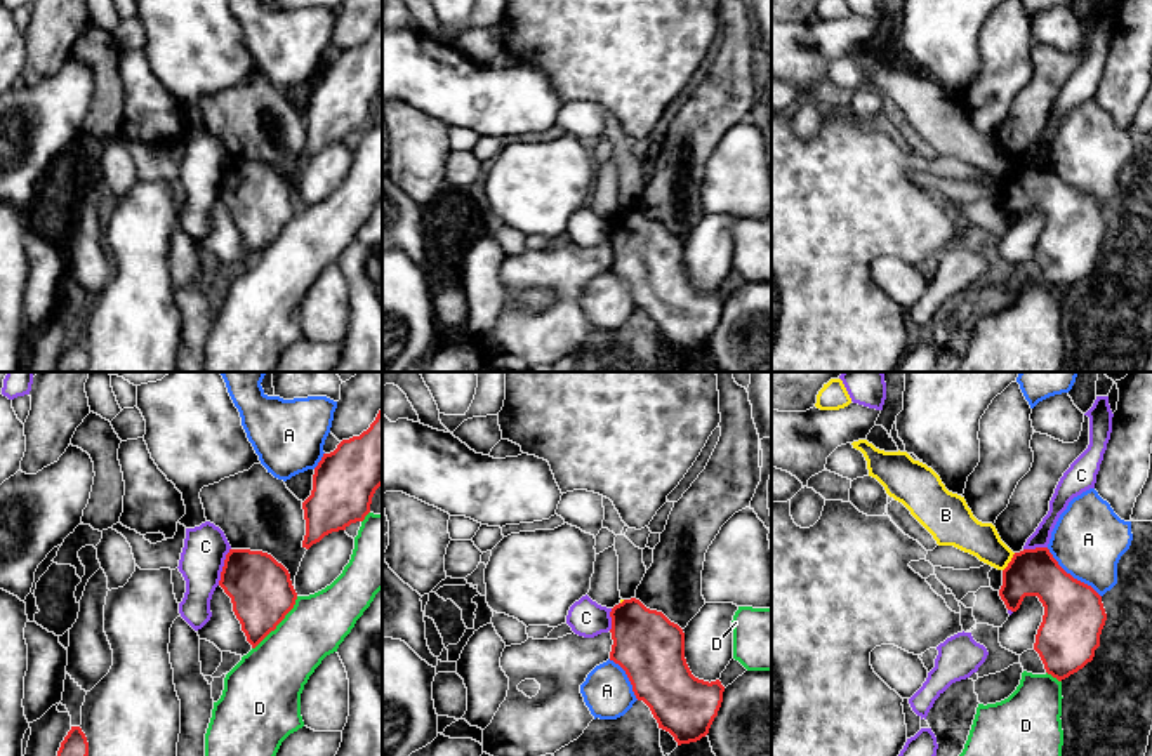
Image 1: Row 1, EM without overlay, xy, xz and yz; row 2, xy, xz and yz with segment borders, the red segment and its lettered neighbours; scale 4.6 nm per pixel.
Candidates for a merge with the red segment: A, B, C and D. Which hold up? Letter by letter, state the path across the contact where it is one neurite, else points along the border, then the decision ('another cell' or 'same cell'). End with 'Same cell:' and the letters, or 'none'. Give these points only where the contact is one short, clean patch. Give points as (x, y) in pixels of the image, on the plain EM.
A: another cell
B: border yz (1015, 164), (1003, 181); another cell
C: another cell
D: another cell
Same cell: none

